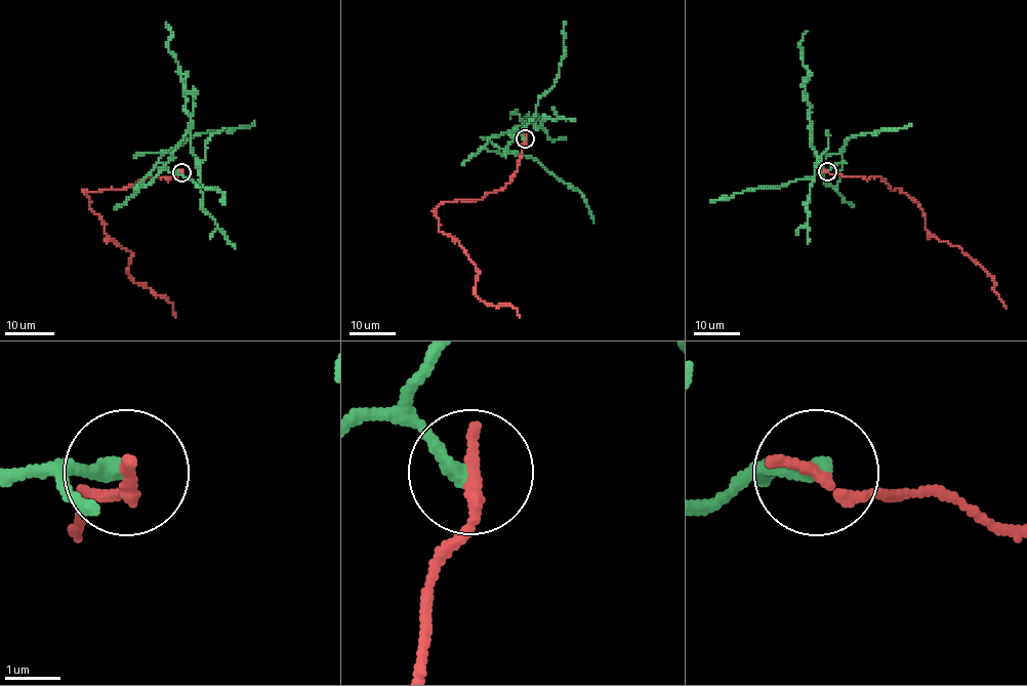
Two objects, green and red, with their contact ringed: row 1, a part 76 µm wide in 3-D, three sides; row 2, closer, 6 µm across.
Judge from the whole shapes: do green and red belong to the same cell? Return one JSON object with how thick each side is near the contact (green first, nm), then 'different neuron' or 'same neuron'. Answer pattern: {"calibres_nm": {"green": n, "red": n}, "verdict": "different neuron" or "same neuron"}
{"calibres_nm": {"green": 280, "red": 280}, "verdict": "different neuron"}

